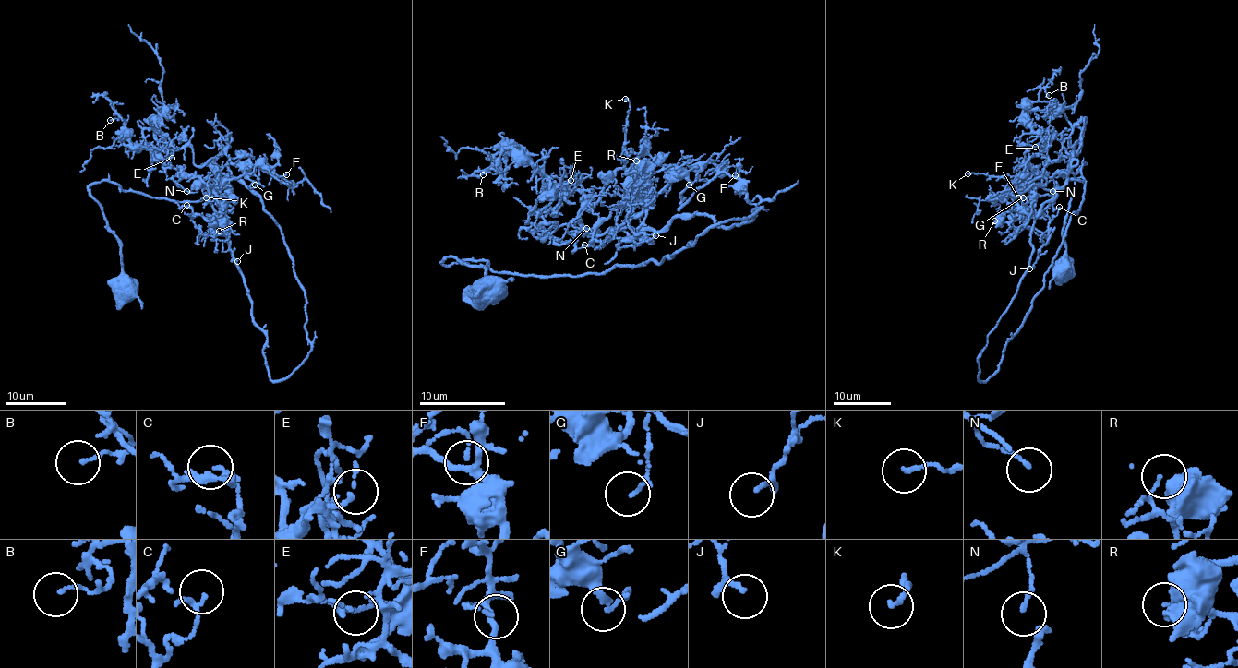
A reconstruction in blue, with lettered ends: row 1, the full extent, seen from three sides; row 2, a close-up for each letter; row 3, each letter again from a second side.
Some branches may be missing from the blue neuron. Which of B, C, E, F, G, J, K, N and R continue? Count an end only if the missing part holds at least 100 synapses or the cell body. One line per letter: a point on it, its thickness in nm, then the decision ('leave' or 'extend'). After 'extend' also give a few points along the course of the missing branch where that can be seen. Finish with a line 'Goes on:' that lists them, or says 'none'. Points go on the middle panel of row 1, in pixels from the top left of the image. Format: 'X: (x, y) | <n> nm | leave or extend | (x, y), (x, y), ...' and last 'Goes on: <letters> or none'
B: (483, 174) | 110 nm | leave
C: (584, 244) | 90 nm | leave
E: (570, 180) | 110 nm | leave
F: (735, 175) | 100 nm | leave
G: (689, 184) | 100 nm | extend | (689, 184), (684, 172), (683, 176), (676, 174), (691, 183), (697, 196), (712, 195), (720, 205), (715, 219)
J: (655, 235) | 100 nm | leave
K: (625, 99) | 140 nm | leave
N: (586, 228) | 110 nm | leave
R: (636, 161) | 60 nm | leave
Goes on: G

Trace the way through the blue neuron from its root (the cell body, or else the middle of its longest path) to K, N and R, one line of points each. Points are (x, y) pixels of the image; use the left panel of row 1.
K: (126, 290), (92, 184), (207, 197), (268, 375), (300, 365), (306, 293), (280, 225), (227, 165), (206, 197)
N: (126, 290), (92, 184), (207, 197), (268, 375), (307, 355), (306, 293), (263, 202), (227, 165), (186, 191)
R: (126, 290), (92, 184), (207, 197), (285, 379), (310, 341), (280, 225), (220, 174), (204, 183), (219, 231)

